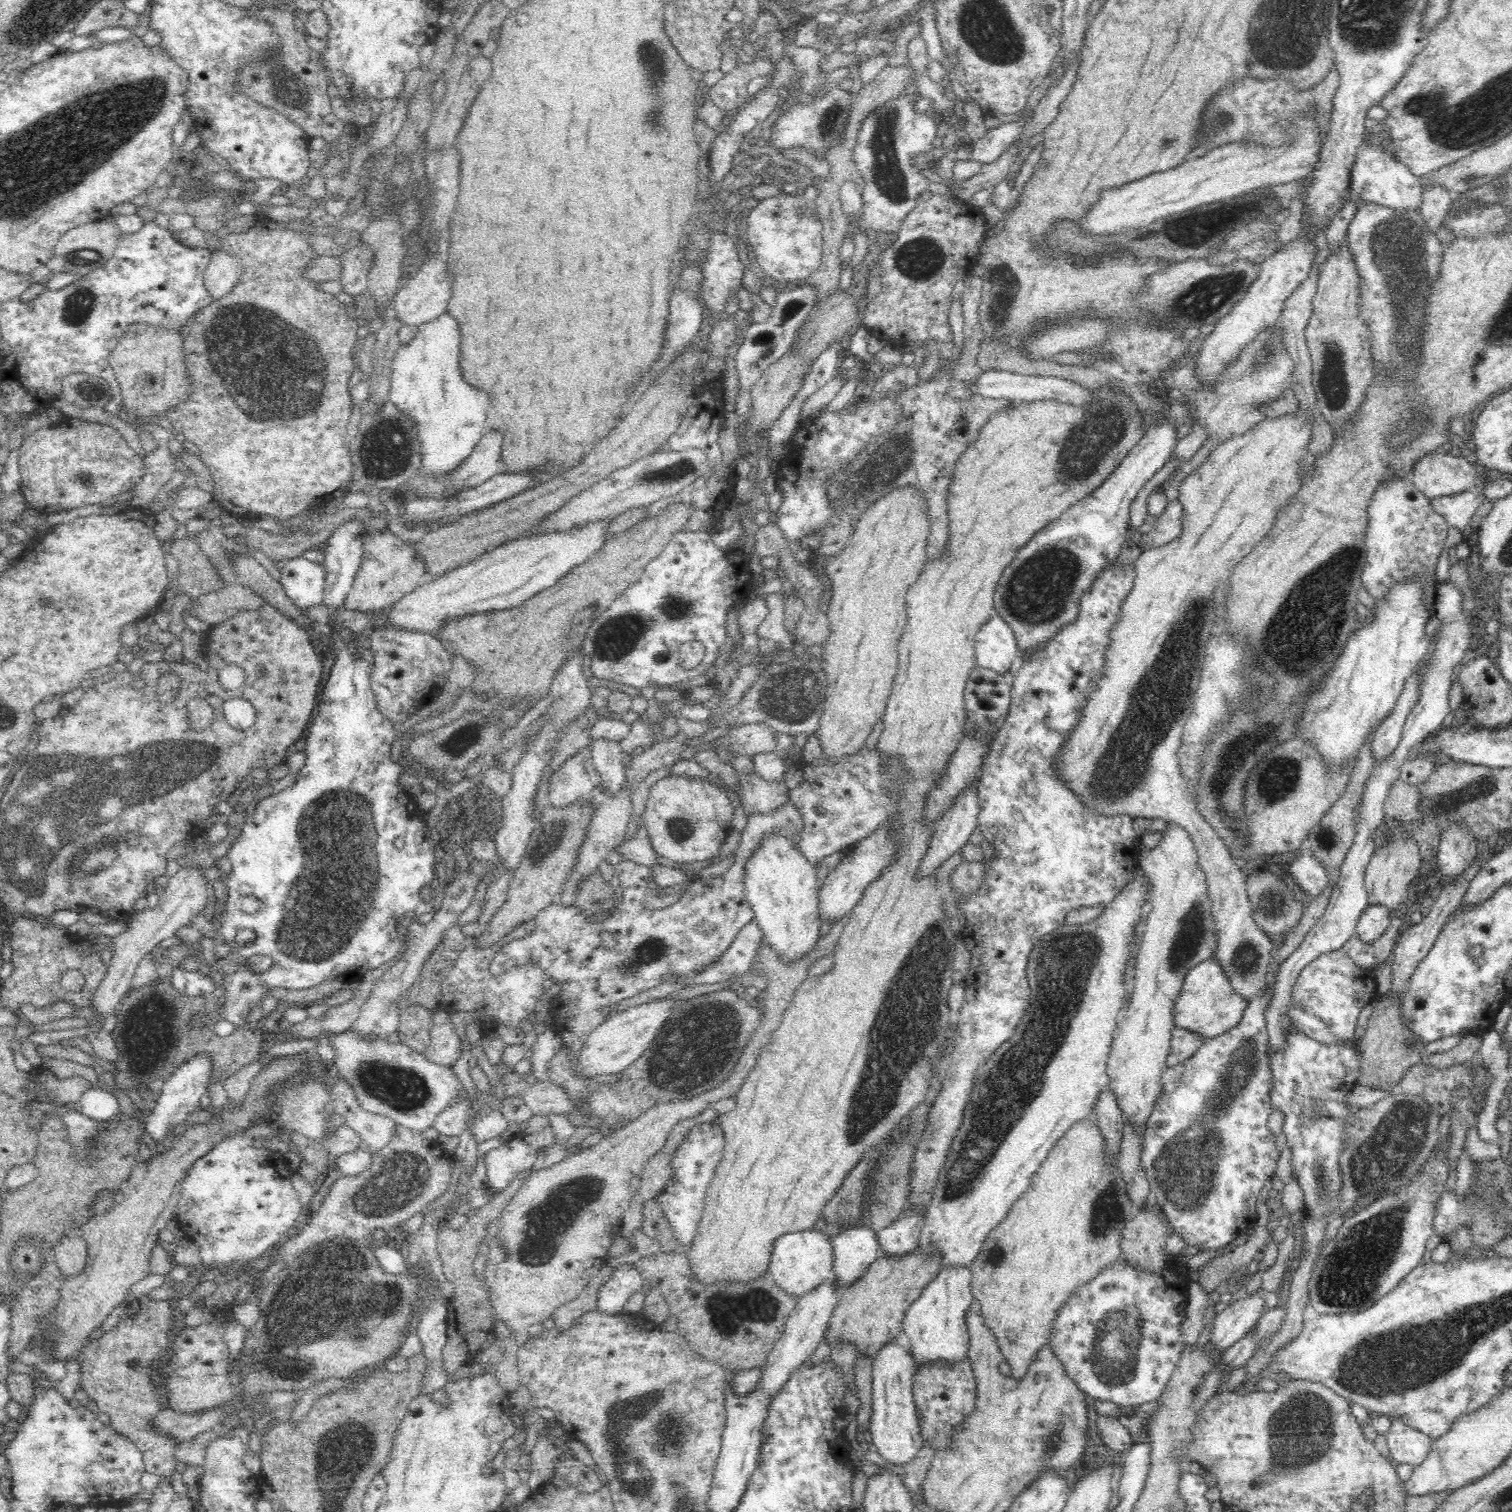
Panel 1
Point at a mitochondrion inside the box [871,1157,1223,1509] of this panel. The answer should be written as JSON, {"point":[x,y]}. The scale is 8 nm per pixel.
{"point":[1115,1344]}

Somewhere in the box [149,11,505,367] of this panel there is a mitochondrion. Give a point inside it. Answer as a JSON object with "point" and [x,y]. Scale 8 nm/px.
{"point":[276,77]}

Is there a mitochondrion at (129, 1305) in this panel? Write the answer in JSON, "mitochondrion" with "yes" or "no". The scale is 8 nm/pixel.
{"mitochondrion":"no"}

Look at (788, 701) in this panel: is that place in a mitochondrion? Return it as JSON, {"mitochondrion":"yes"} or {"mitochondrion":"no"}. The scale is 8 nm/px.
{"mitochondrion":"yes"}

